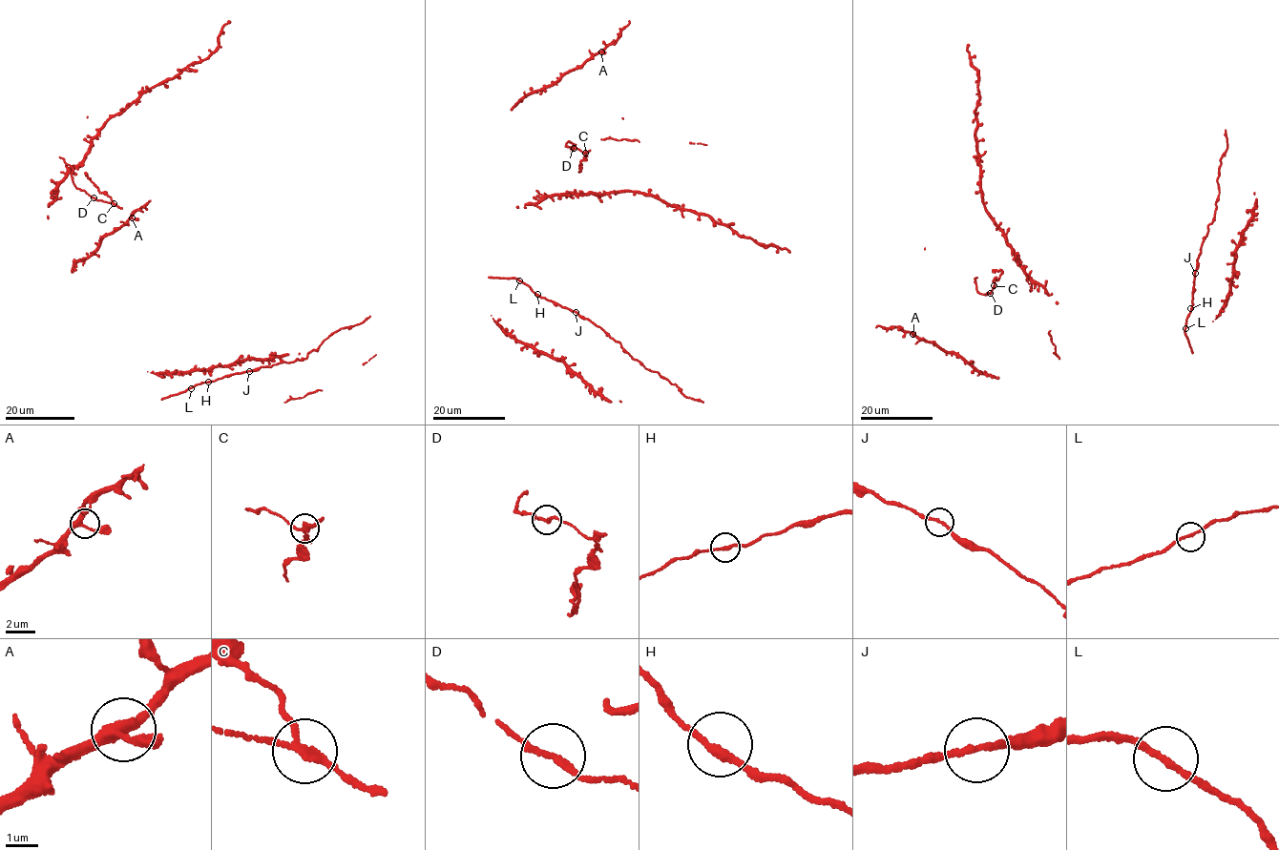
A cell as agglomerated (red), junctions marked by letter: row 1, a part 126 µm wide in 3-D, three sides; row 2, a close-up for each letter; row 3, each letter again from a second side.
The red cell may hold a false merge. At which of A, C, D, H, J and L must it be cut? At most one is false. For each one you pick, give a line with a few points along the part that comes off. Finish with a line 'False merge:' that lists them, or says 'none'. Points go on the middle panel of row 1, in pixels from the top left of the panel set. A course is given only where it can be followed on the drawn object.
C: (585, 152), (580, 162), (580, 171), (580, 164)
False merge: C

